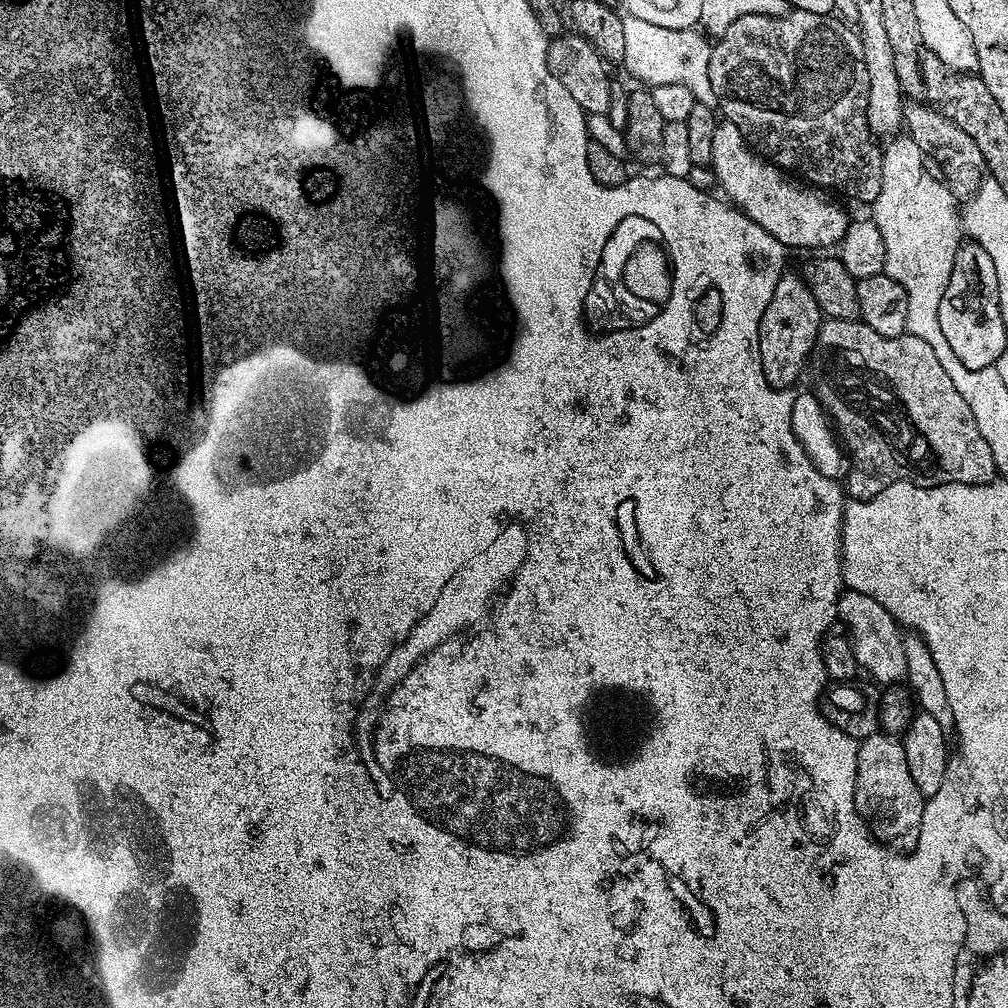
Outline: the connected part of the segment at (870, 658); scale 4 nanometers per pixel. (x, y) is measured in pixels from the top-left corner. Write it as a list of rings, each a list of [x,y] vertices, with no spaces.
[[[848,590],[841,595],[838,620],[841,625],[845,624],[843,627],[854,646],[854,658],[863,671],[865,668],[883,686],[896,686],[905,679],[906,636],[901,625],[886,610],[886,606],[878,606],[878,602],[874,602],[874,598],[866,598],[866,594]]]

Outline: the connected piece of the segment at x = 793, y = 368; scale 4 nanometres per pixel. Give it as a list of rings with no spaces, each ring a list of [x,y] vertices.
[[[781,275],[778,286],[774,286],[774,298],[770,298],[770,306],[766,306],[766,314],[762,314],[760,323],[760,357],[762,358],[762,370],[766,374],[766,382],[770,382],[772,388],[791,389],[790,386],[800,376],[800,371],[805,371],[809,363],[813,348],[816,347],[816,332],[822,323],[822,313],[818,302],[814,300],[814,294],[804,285],[803,275]]]

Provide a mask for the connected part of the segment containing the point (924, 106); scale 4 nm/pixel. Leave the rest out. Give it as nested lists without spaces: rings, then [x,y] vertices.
[[[927,102],[905,103],[903,127],[925,154],[929,157],[936,156],[941,170],[944,171],[943,183],[953,196],[957,198],[975,196],[986,179],[986,169],[982,150],[978,150],[978,146],[971,140],[970,134],[966,134],[966,130],[954,126],[950,118],[946,118],[936,107]]]

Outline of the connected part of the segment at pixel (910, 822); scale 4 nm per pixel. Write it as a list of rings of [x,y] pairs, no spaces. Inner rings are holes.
[[[883,730],[867,733],[856,749],[857,804],[861,812],[875,819],[882,834],[906,844],[915,840],[920,819],[920,796],[912,784],[905,751],[895,735]]]

